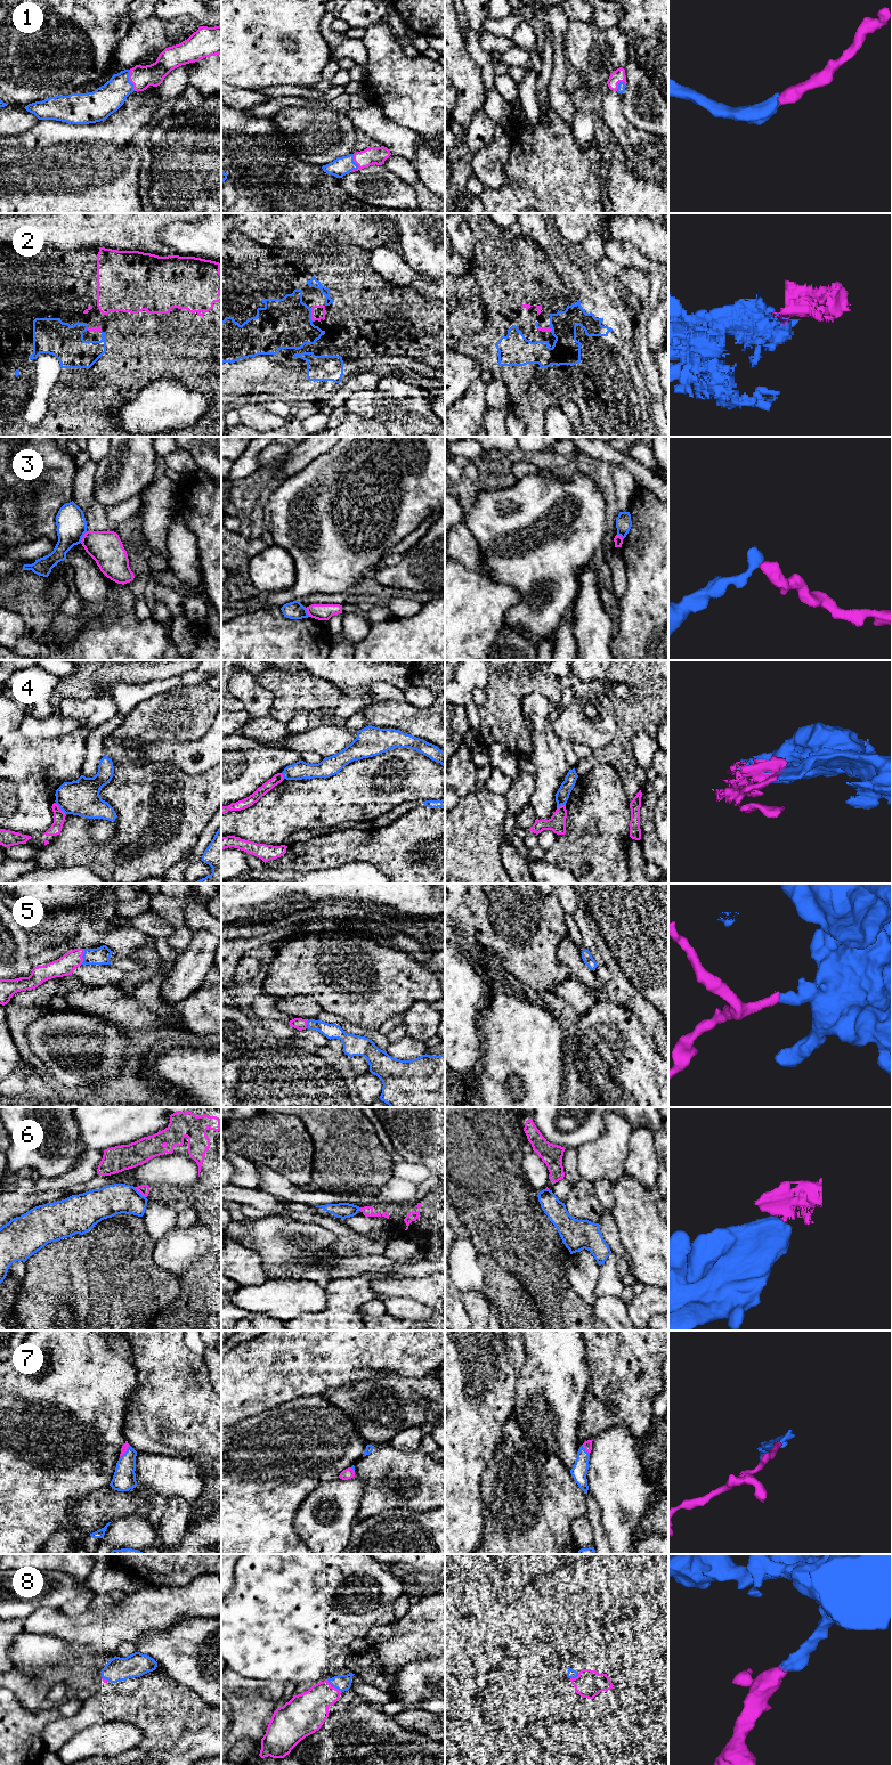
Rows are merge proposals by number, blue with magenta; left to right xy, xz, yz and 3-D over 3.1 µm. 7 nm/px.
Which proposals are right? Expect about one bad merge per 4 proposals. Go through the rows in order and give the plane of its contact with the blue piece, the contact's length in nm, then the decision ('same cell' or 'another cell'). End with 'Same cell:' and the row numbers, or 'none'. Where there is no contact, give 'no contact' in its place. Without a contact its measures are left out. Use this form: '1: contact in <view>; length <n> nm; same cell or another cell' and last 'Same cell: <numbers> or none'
1: contact in xz; length 130 nm; same cell
2: contact in xz; length 100 nm; same cell
3: contact in xy; length 90 nm; another cell
4: contact in xy; length 120 nm; another cell
5: contact in xy; length 110 nm; same cell
6: contact in xy; length 110 nm; another cell
7: contact in yz; length 80 nm; same cell
8: contact in xz; length 140 nm; same cell
Same cell: 1, 2, 5, 7, 8

